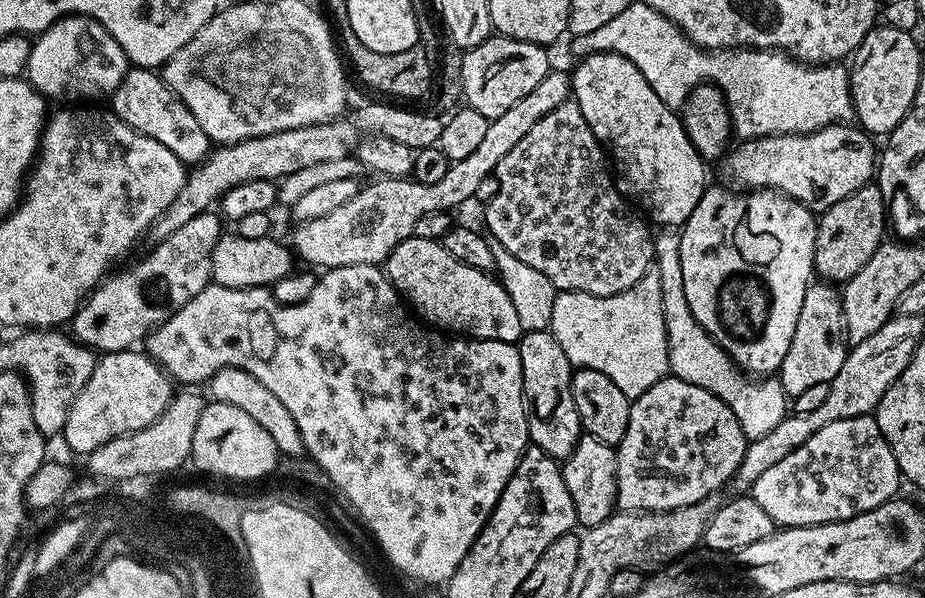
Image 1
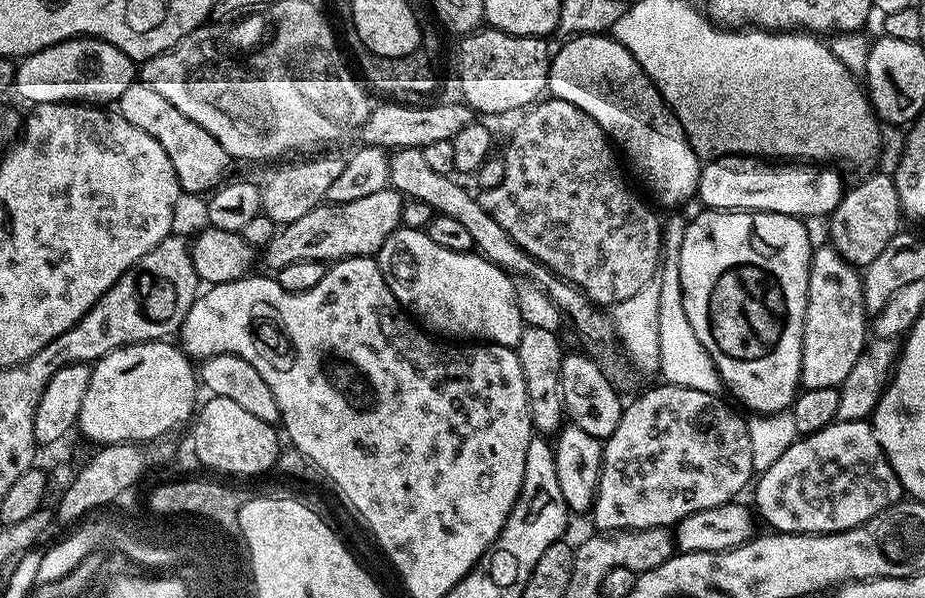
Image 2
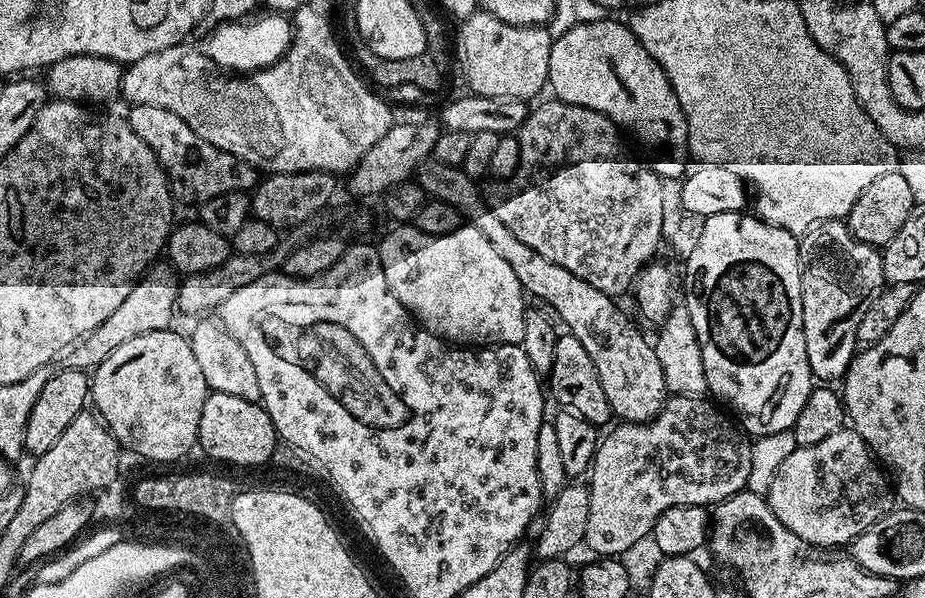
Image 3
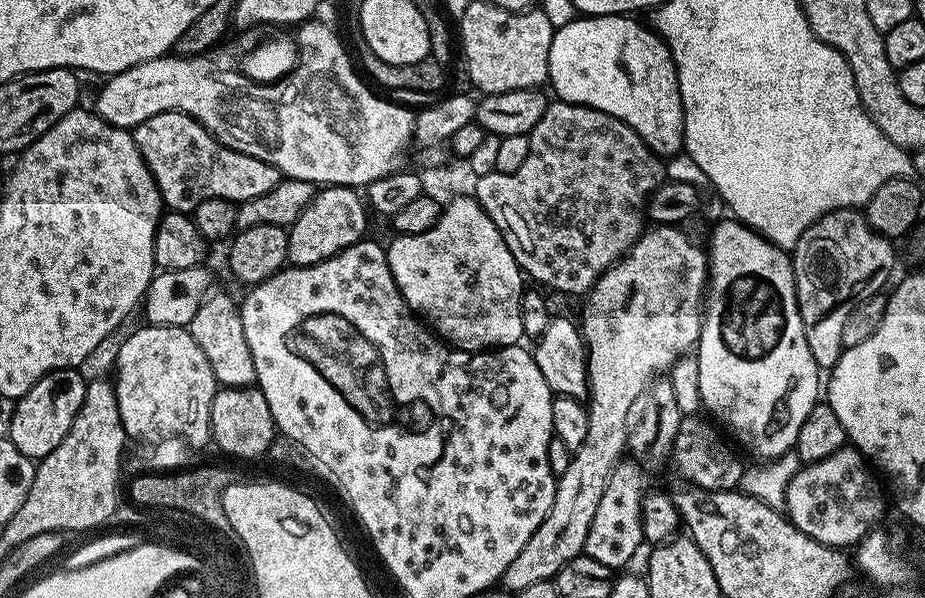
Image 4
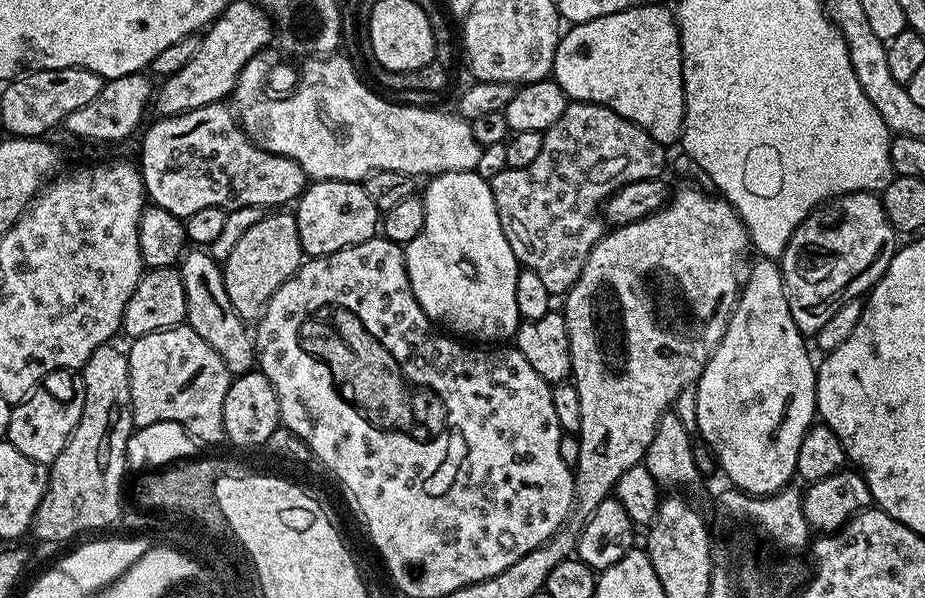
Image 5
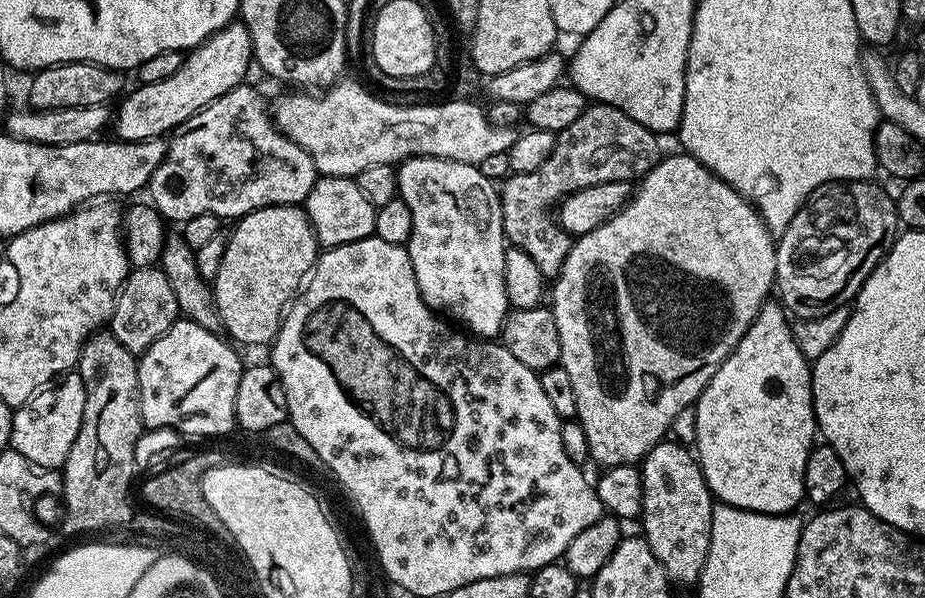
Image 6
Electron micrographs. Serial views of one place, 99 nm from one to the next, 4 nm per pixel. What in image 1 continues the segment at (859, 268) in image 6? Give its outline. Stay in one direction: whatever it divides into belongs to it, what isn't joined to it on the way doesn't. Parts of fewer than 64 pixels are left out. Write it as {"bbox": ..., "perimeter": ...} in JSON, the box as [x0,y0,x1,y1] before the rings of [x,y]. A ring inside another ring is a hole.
{"bbox":[778,282,849,398],"perimeter":[[[813,282],[802,298],[802,310],[798,310],[798,326],[794,326],[794,338],[790,338],[790,350],[782,358],[778,373],[780,385],[790,398],[802,394],[810,386],[829,384],[842,370],[842,362],[848,357],[849,343],[844,330],[844,311],[840,305],[841,293],[831,283]]]}

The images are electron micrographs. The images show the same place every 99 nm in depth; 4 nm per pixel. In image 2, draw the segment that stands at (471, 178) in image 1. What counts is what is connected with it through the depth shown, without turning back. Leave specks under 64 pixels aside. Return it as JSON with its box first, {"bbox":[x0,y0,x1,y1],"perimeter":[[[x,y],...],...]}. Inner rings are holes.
{"bbox":[262,186,406,274],"perimeter":[[[389,186],[377,190],[367,198],[354,202],[318,205],[295,222],[283,225],[262,249],[262,264],[275,274],[294,262],[335,262],[355,256],[375,257],[380,248],[401,227],[400,219],[406,200],[395,188]]]}

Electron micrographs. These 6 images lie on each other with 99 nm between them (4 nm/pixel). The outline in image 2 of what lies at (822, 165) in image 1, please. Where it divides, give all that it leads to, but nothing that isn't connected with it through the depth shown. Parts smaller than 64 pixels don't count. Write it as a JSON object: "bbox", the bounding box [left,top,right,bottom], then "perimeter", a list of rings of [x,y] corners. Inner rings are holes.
{"bbox":[696,156,846,218],"perimeter":[[[719,156],[701,167],[696,196],[705,209],[717,208],[723,212],[773,212],[787,216],[821,216],[827,218],[844,197],[846,183],[832,166],[817,166],[812,162],[773,162],[758,156]]]}

